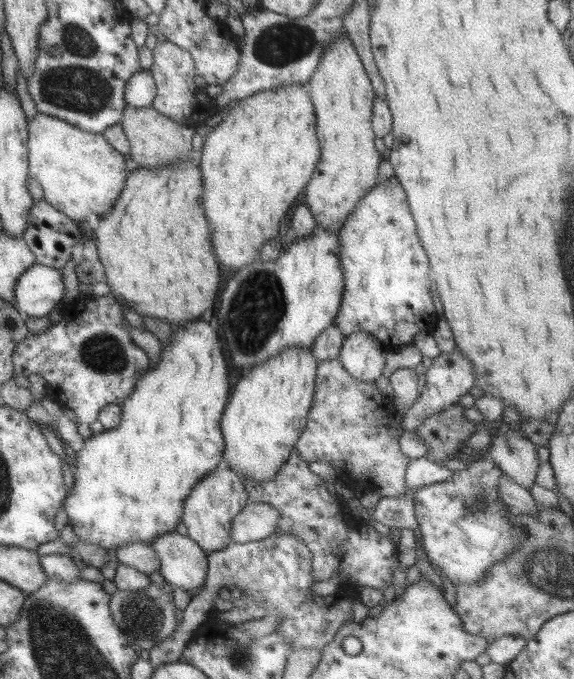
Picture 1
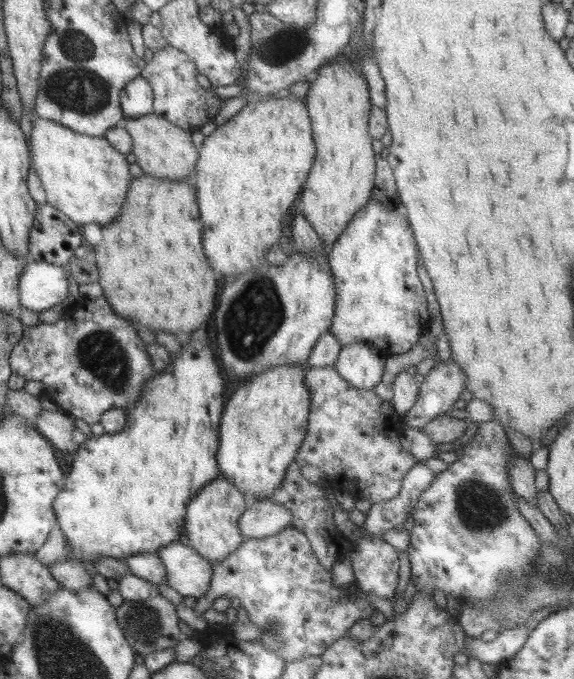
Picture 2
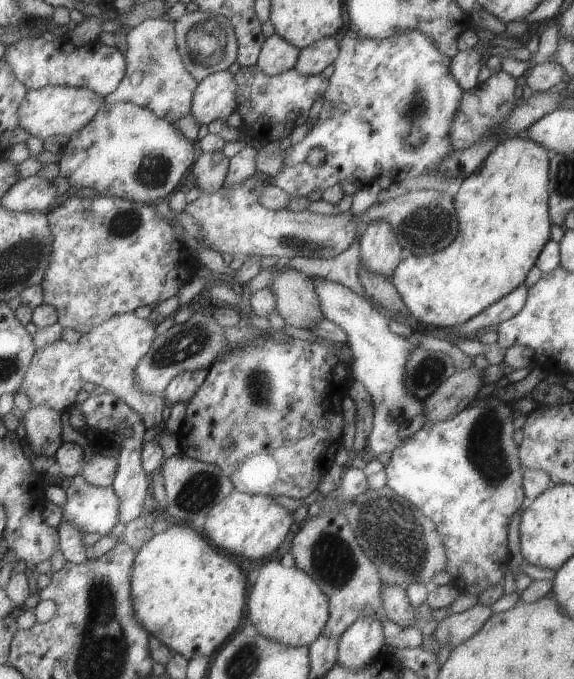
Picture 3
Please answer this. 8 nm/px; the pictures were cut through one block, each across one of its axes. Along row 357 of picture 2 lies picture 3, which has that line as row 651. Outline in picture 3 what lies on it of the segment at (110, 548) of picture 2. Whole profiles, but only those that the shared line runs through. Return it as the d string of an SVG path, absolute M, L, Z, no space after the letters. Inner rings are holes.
M168 520L162 525L161 530L154 534L150 540L136 552L135 560L131 569L130 587L132 590L133 608L135 611L135 618L141 626L155 638L158 638L168 649L173 653L179 653L186 659L190 660L196 656L208 656L217 652L222 646L224 640L228 640L228 636L234 632L240 624L242 624L242 614L244 614L244 606L246 606L246 576L240 570L237 564L237 559L233 558L227 551L218 550L207 540L202 532L194 530L190 525L178 523L176 521Z

